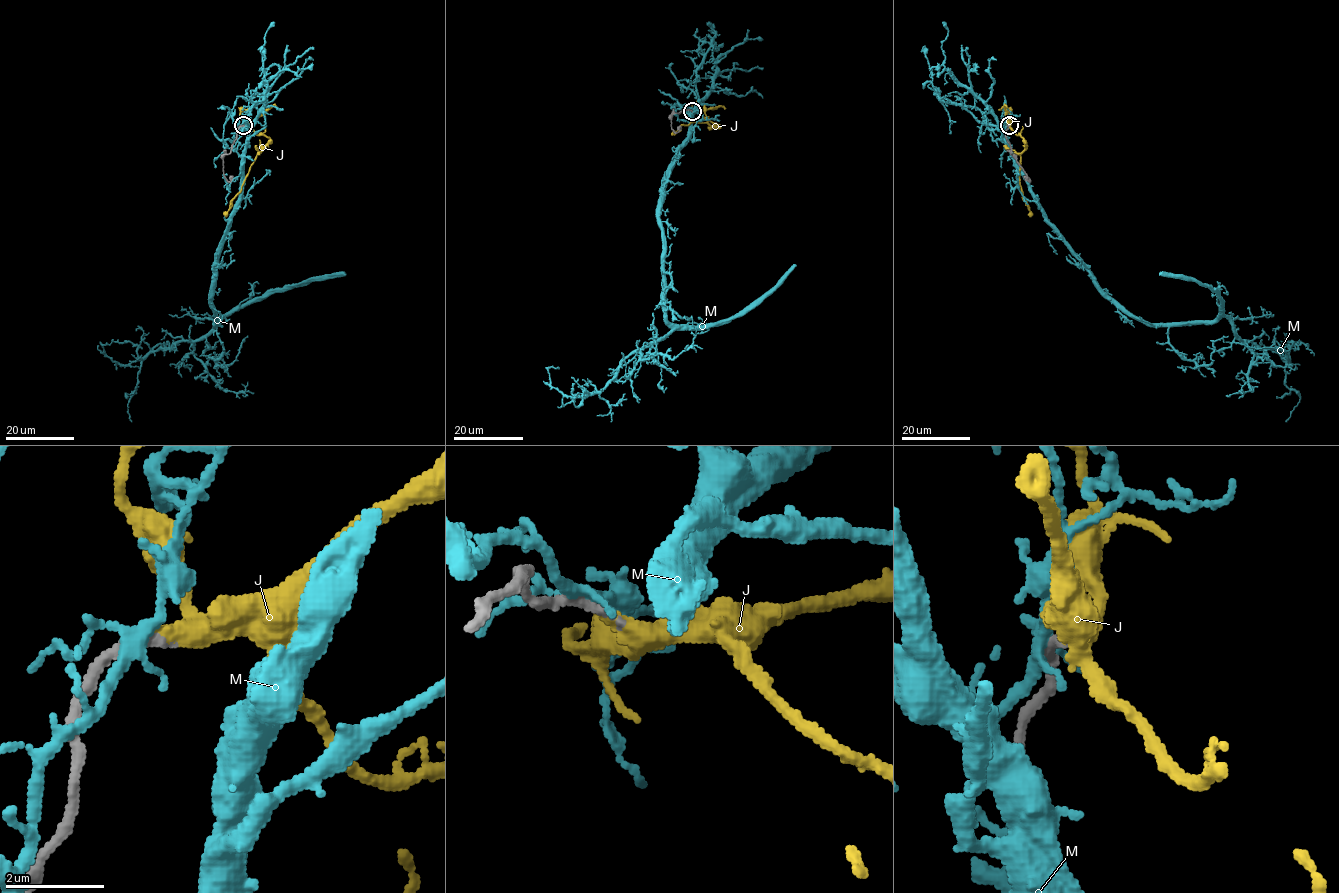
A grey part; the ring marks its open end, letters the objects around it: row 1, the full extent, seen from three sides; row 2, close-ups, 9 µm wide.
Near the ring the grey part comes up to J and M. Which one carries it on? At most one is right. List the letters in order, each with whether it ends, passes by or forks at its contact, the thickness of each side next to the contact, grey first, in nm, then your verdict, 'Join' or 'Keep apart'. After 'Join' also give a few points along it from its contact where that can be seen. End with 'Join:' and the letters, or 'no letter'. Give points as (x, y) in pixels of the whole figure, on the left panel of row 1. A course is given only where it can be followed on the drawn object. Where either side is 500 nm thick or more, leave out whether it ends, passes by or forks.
J: It passes by. Thickness 240 nm (grey) against 280 nm. Join. Its course: (242, 125), (248, 125), (258, 135), (266, 136), (270, 142), (257, 155), (225, 217)
M: It forks there. Thickness 280 nm (grey) against 240 nm. Keep apart
Join: J

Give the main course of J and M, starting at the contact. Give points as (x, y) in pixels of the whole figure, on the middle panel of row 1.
J: (691, 111), (697, 111), (719, 125), (712, 127), (694, 121), (673, 132)
M: (689, 109), (659, 208), (671, 329), (595, 392), (566, 397), (550, 385), (548, 369), (558, 369)

